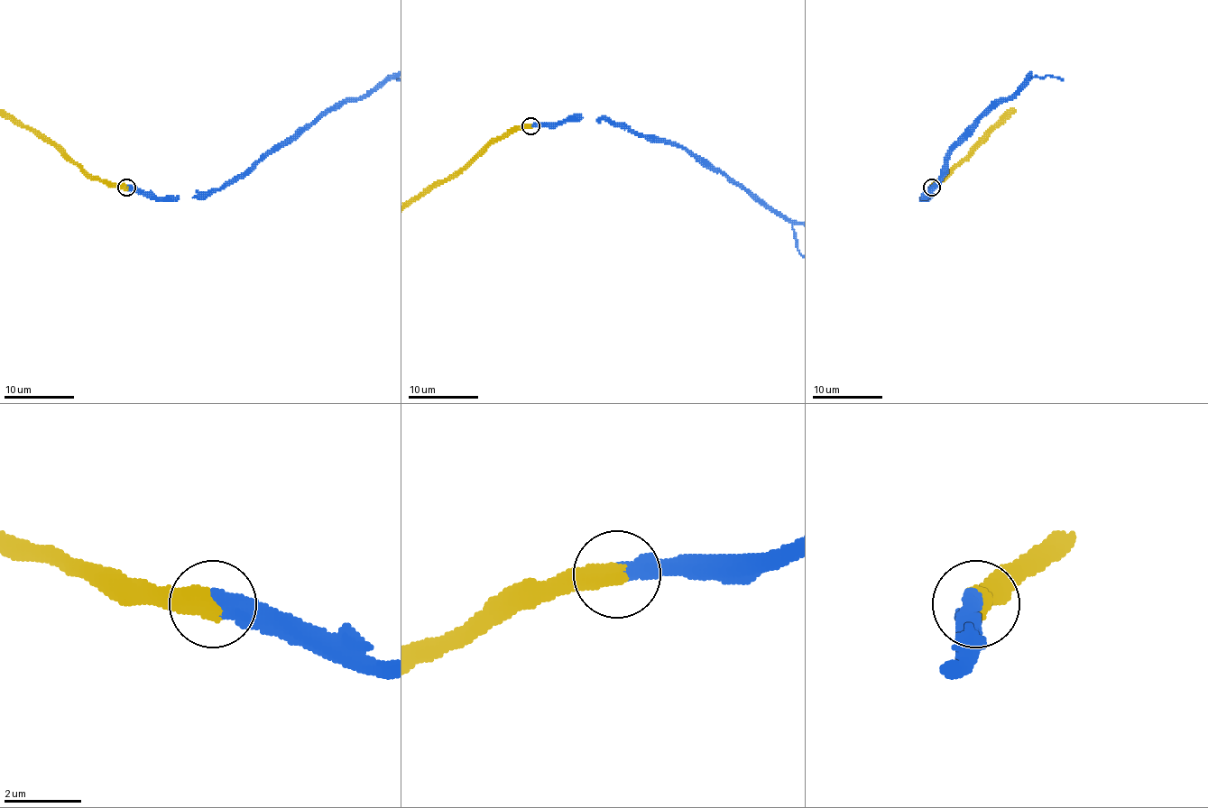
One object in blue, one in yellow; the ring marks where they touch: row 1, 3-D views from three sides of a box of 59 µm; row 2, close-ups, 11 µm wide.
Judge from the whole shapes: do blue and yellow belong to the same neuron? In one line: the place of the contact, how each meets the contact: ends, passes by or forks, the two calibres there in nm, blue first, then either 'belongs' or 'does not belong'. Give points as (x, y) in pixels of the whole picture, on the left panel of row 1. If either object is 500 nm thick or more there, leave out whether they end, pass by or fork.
(126, 187) | 480/600 nm | belongs

